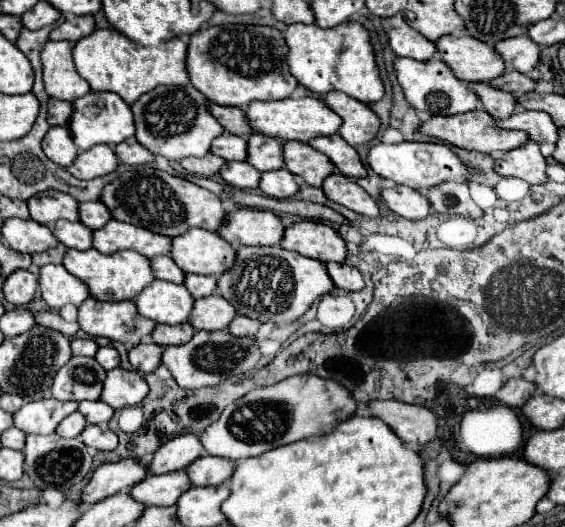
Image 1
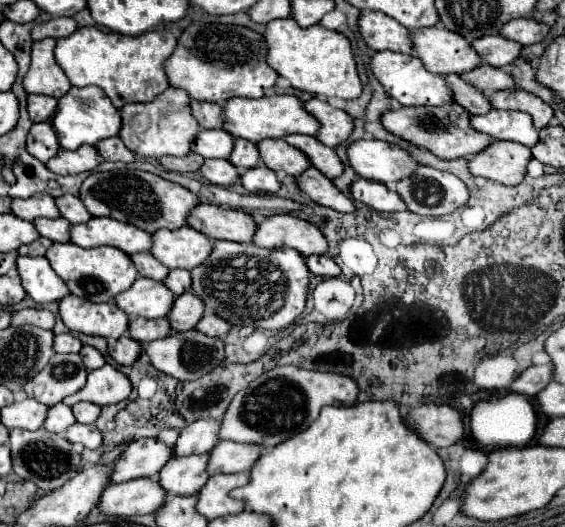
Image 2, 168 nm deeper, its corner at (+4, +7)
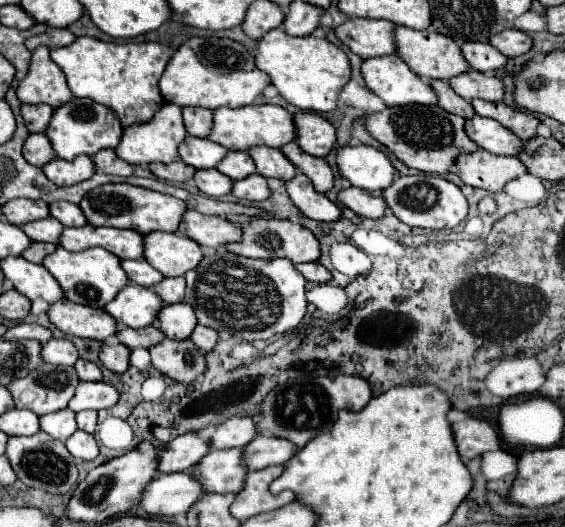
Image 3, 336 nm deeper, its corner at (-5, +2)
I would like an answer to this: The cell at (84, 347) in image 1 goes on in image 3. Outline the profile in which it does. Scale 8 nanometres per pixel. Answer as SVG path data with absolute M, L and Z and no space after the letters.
M50 339L42 345L42 359L52 365L74 365L78 349L68 339Z

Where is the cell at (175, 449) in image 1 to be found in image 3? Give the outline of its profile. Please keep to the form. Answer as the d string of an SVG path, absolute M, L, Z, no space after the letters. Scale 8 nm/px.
M234 417L224 421L216 429L216 433L210 437L212 447L246 447L254 437L258 435L256 431L256 421L254 417Z

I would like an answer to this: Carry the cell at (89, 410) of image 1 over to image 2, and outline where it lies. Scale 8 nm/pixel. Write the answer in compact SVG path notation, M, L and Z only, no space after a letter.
M77 402L73 406L73 414L75 414L77 422L93 424L99 418L99 414L101 414L101 406L97 406L93 402Z

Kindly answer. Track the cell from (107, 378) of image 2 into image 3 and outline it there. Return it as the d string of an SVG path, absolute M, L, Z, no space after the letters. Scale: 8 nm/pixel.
M102 381L98 383L80 383L76 387L76 393L72 397L72 401L68 403L68 409L72 409L74 413L80 413L84 409L108 409L112 405L116 405L118 401L118 393L116 389L112 389L112 385L106 385Z

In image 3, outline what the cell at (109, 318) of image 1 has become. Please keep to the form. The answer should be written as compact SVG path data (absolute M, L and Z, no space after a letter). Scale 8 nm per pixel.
M68 299L52 303L48 309L48 319L62 333L82 339L104 341L116 333L116 321L112 321L108 313L102 313L102 309L96 307L72 303Z

